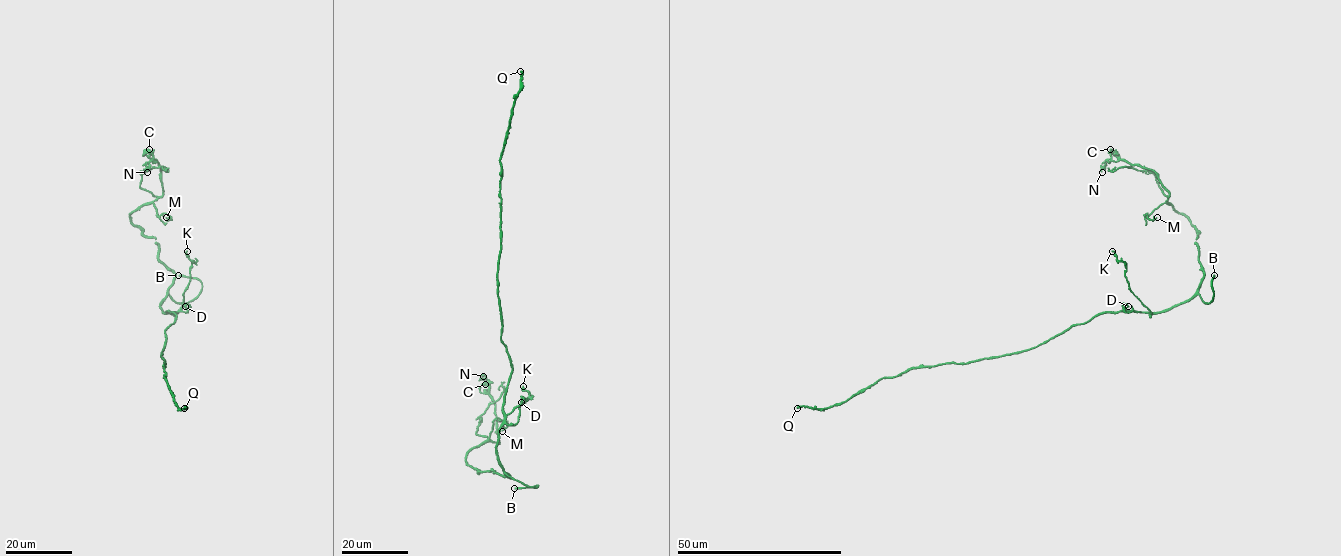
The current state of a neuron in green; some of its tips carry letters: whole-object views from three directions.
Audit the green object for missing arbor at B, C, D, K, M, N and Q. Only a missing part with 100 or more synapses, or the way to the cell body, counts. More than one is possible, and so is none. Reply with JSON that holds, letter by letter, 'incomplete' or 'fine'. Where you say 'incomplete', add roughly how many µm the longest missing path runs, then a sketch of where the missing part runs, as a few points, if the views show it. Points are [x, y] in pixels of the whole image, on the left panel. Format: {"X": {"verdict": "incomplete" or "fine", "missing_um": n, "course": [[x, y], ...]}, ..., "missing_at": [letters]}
{"B": {"verdict": "incomplete", "missing_um": 35, "course": [[178, 275], [151, 281], [143, 273], [117, 260], [103, 241], [92, 237]]}, "C": {"verdict": "fine"}, "D": {"verdict": "fine"}, "K": {"verdict": "fine"}, "M": {"verdict": "fine"}, "N": {"verdict": "fine"}, "Q": {"verdict": "incomplete", "missing_um": 200, "course": [[184, 408], [206, 388], [193, 332], [232, 309], [237, 286], [210, 235], [199, 59], [247, 53], [255, 67]]}, "missing_at": ["B", "Q"]}

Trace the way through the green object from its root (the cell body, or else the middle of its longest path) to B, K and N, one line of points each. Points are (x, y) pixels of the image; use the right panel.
B: (1108, 312), (1166, 311), (1197, 295), (1208, 303), (1213, 296), (1214, 275)
K: (1108, 312), (1150, 314), (1129, 287), (1126, 265), (1112, 251)
N: (1108, 312), (1168, 310), (1195, 293), (1203, 268), (1197, 231), (1152, 170), (1118, 160), (1102, 172)

